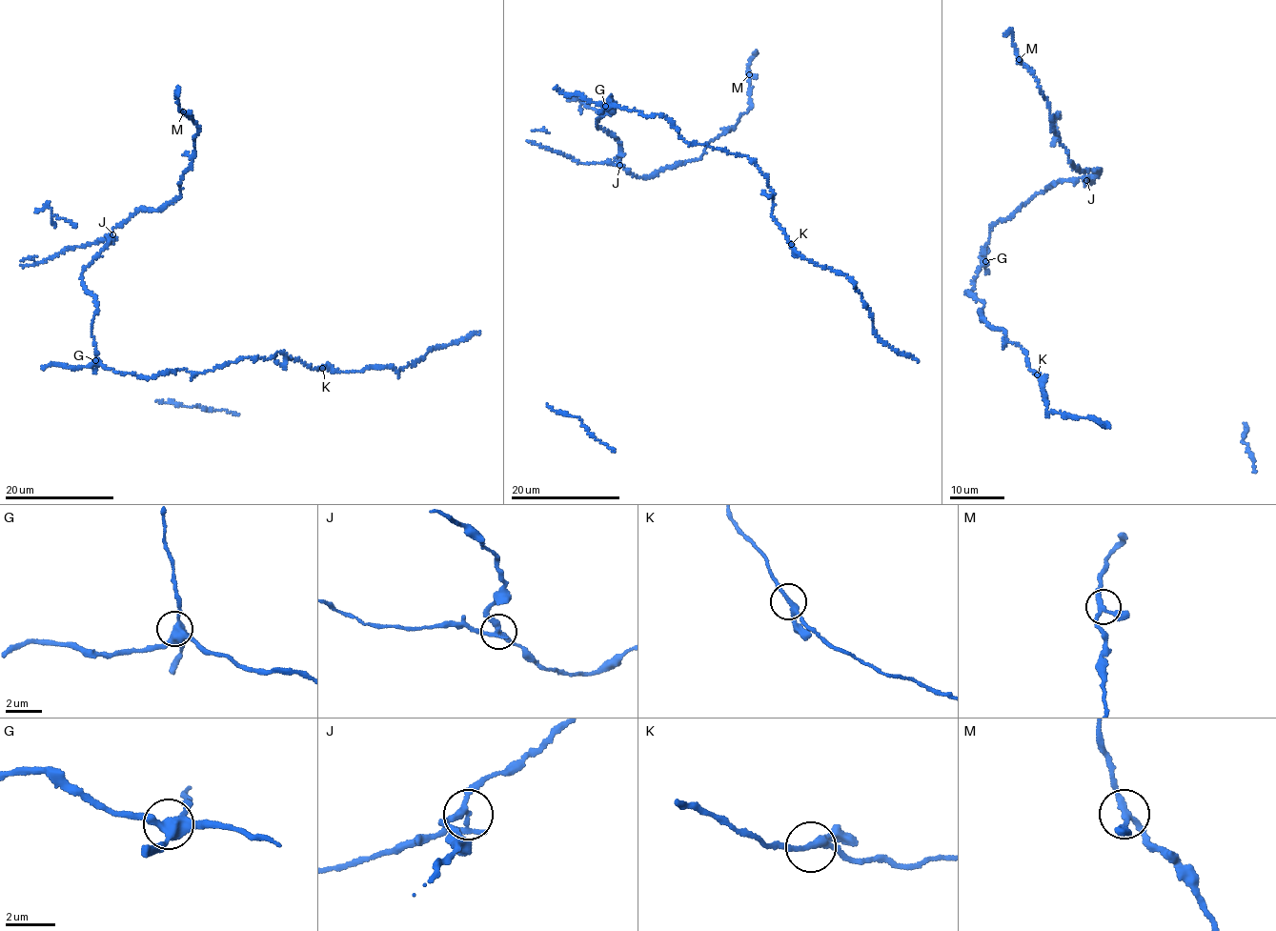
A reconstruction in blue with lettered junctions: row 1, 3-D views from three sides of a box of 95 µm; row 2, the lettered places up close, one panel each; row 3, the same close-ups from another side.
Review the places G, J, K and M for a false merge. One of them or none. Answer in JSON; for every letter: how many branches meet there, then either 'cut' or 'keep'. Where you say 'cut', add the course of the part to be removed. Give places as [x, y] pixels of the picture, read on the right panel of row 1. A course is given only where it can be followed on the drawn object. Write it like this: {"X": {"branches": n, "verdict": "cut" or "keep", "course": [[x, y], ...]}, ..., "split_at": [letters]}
{"G": {"branches": 4, "verdict": "keep"}, "J": {"branches": 4, "verdict": "cut"}, "K": {"branches": 3, "verdict": "keep"}, "M": {"branches": 3, "verdict": "keep"}, "split_at": ["J"]}

